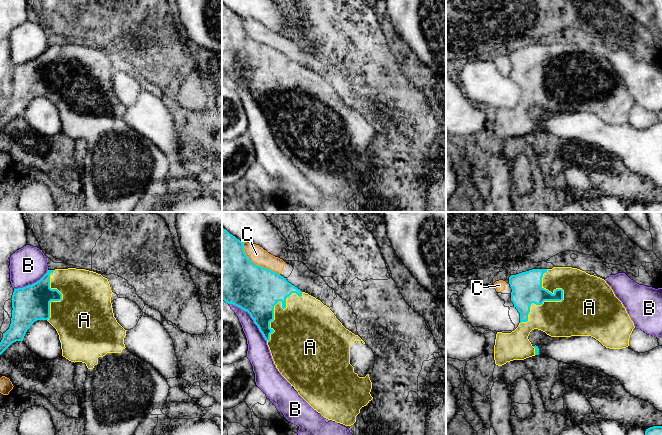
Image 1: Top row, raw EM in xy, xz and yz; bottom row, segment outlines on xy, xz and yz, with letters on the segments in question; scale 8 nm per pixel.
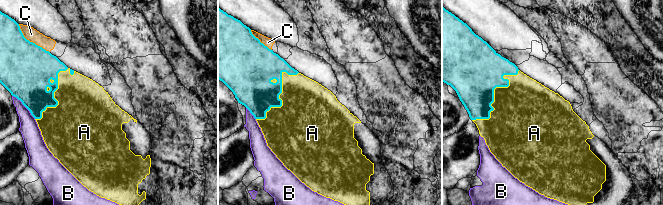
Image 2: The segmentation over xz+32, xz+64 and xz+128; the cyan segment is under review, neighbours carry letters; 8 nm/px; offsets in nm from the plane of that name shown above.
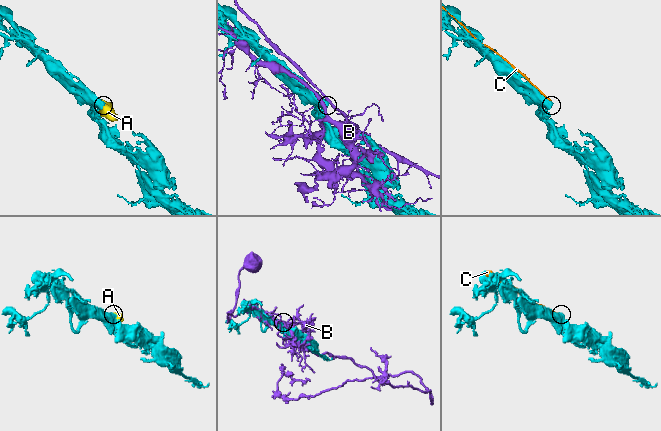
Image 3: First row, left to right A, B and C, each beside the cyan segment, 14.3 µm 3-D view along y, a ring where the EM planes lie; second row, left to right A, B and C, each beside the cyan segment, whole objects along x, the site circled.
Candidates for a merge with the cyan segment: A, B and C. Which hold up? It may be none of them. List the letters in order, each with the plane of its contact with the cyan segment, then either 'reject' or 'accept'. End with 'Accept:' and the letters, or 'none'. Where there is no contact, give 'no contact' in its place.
A: meets cyan in yz; accept
B: meets cyan in xz; reject
C: meets cyan in xz; reject
Accept: A

